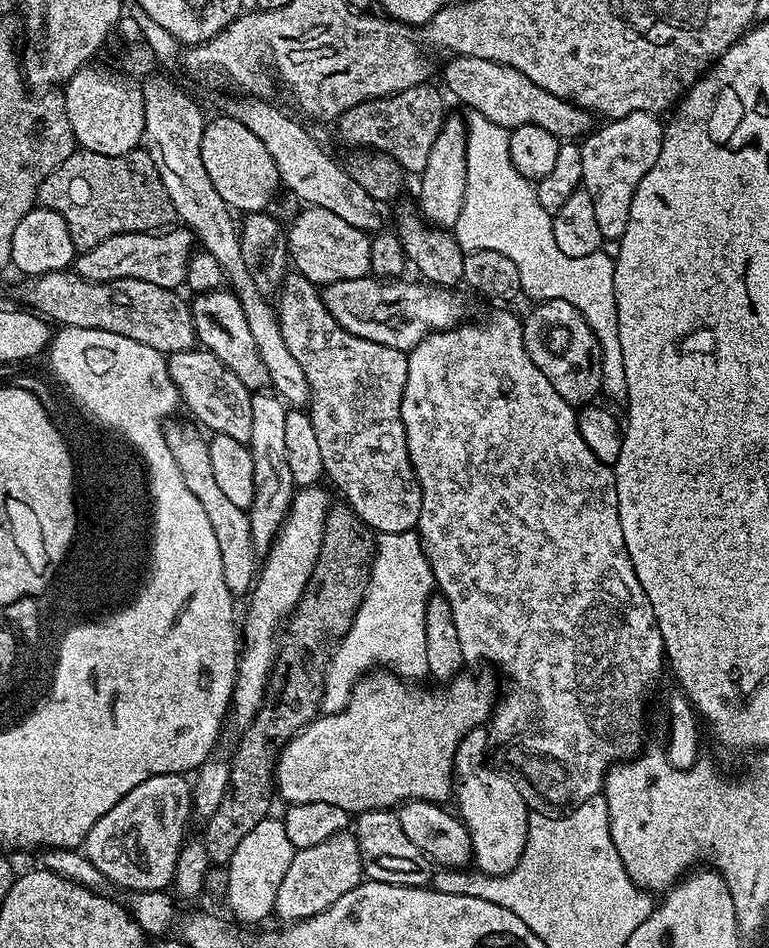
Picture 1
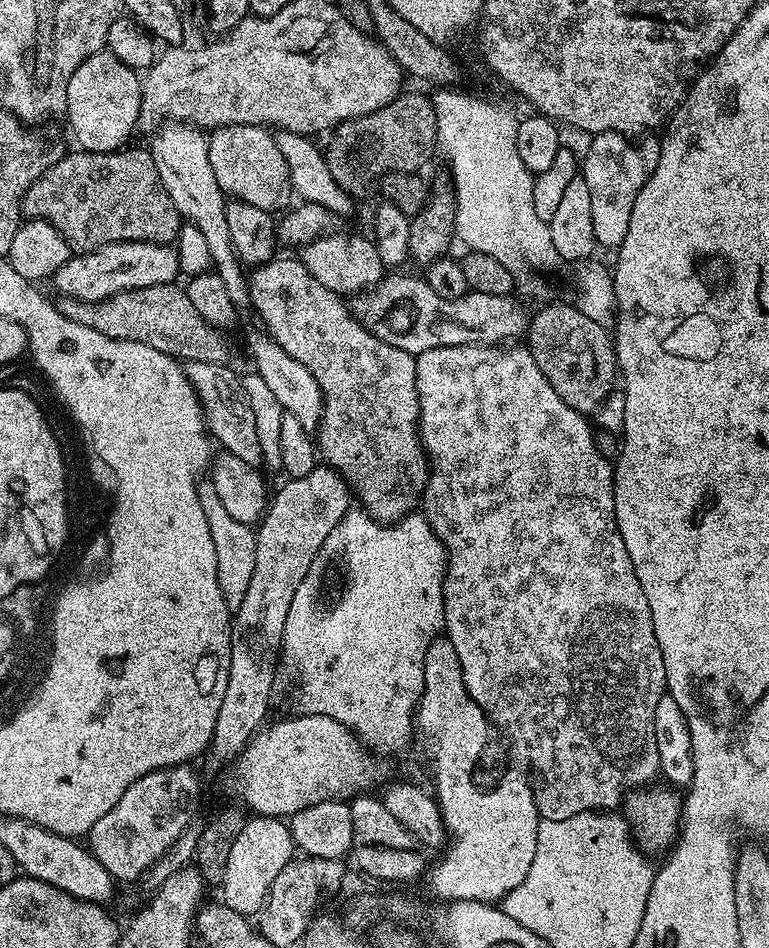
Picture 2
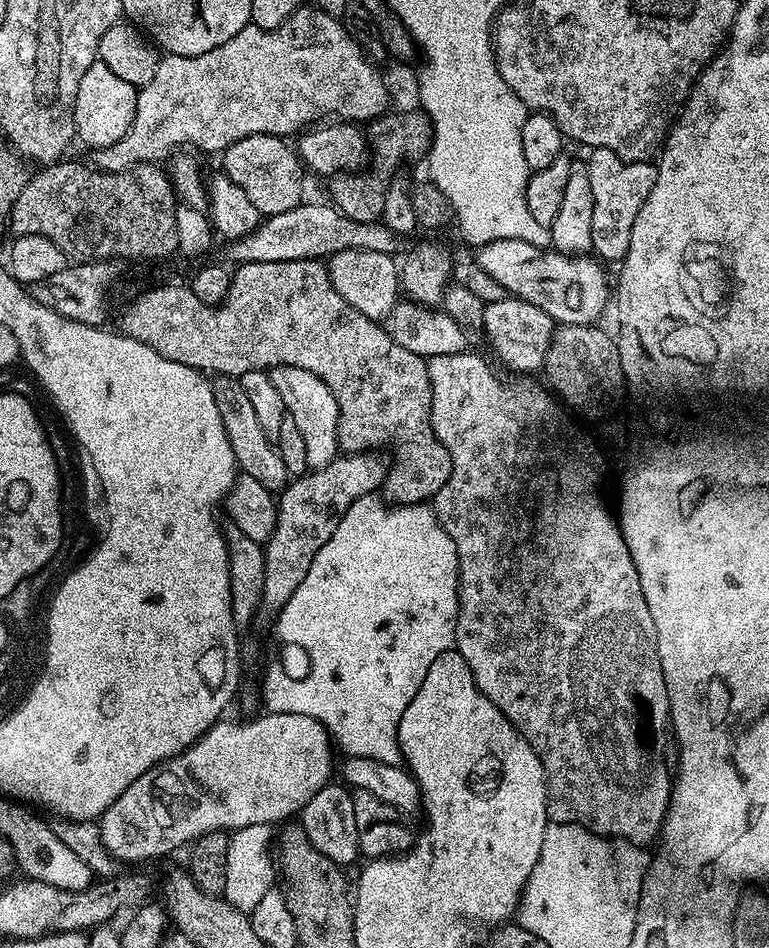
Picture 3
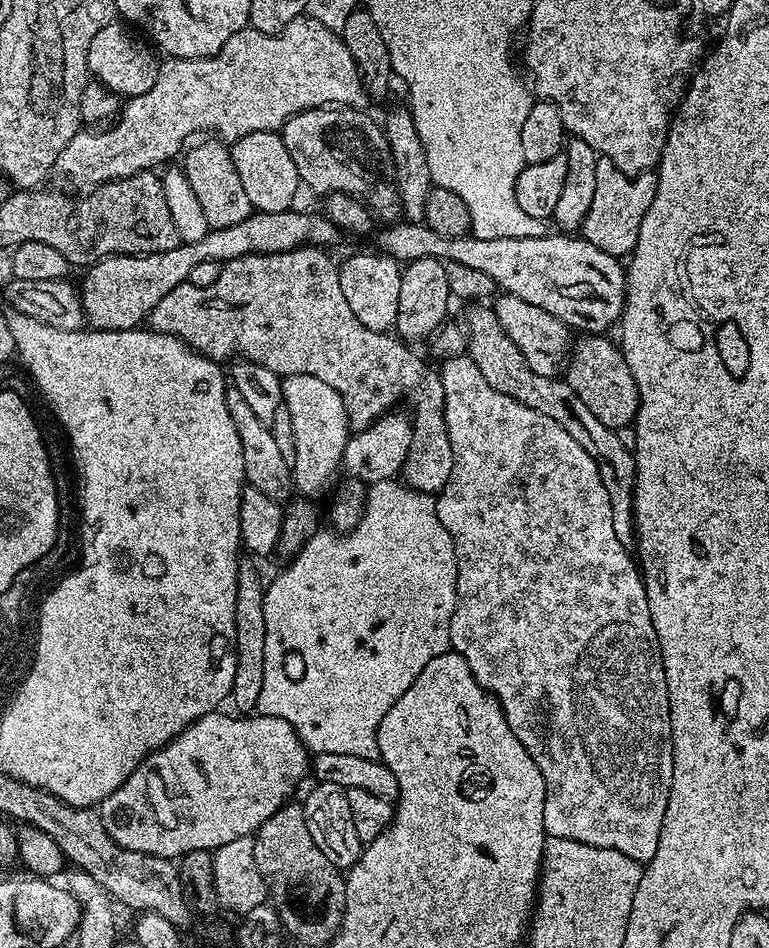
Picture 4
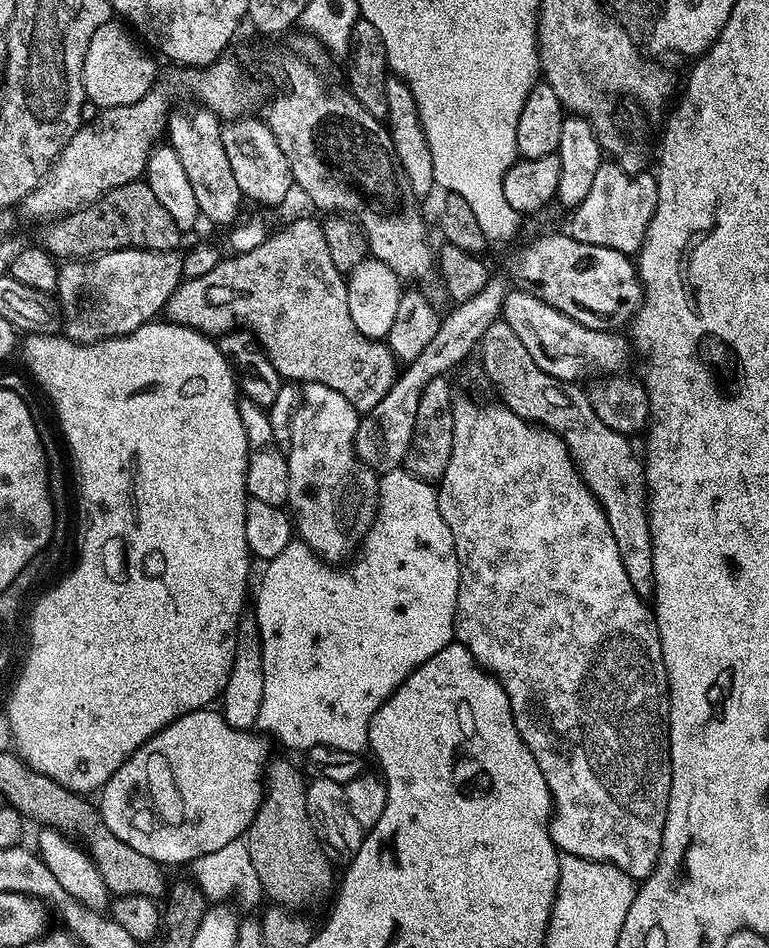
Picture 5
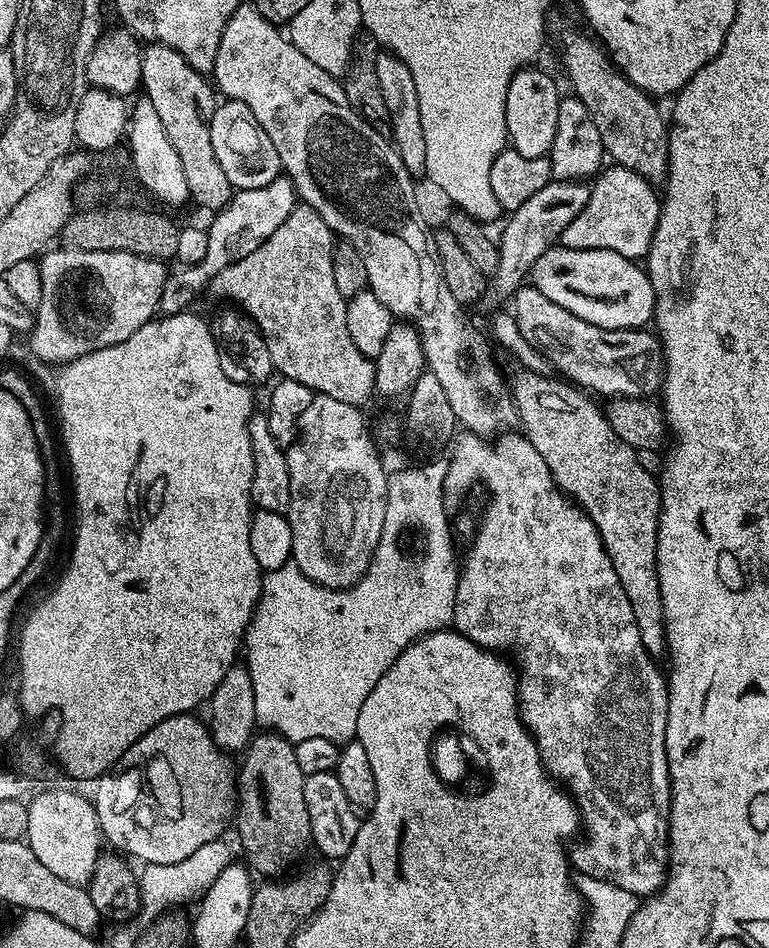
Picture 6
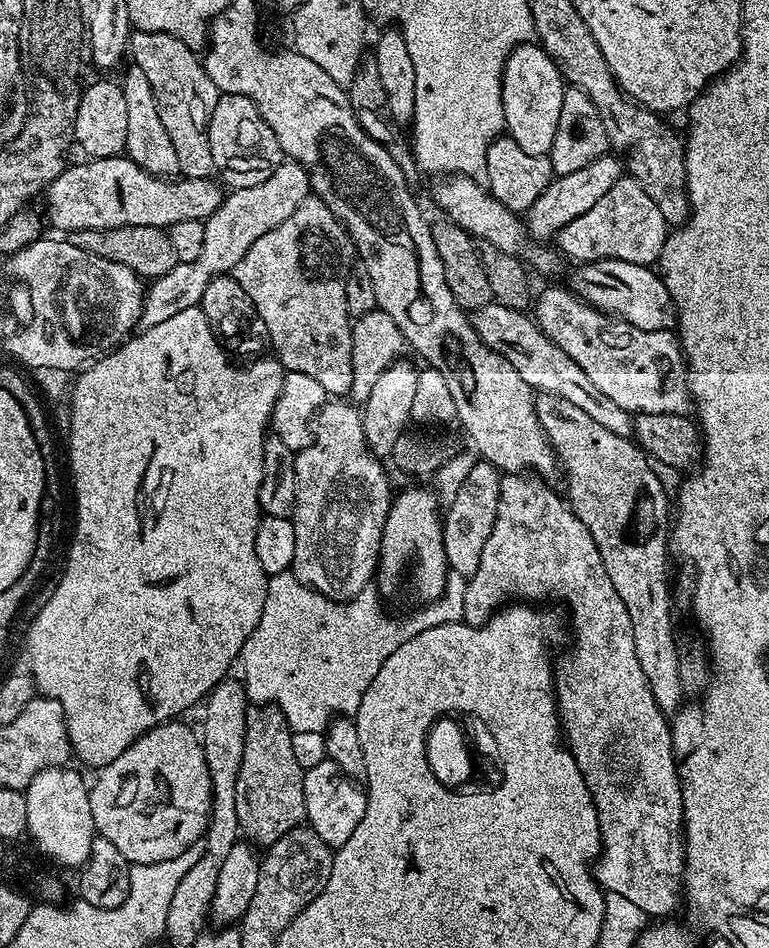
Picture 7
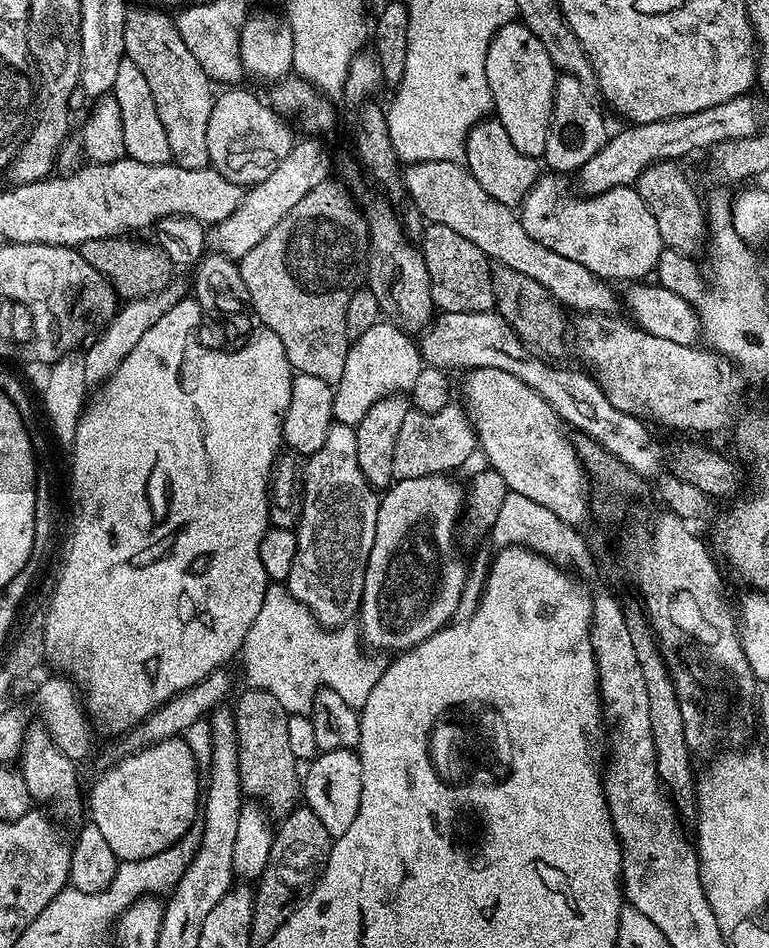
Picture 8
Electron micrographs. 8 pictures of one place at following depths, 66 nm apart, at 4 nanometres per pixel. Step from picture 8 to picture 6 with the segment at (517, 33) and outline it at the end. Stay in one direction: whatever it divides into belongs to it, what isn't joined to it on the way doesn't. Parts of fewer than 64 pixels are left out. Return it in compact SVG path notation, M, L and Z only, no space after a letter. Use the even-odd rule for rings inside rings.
M529 66L521 68L512 76L508 84L506 98L506 126L508 127L508 144L511 151L522 154L522 158L538 158L548 156L552 151L554 132L558 130L558 106L562 99L562 92L556 89L556 84L544 72L539 72L539 67Z

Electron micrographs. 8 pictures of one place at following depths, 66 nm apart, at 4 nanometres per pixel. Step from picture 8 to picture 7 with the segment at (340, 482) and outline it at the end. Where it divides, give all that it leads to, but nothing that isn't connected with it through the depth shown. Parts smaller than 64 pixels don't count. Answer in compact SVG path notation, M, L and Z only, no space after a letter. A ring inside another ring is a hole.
M328 402L321 408L314 421L314 435L312 444L306 446L306 450L296 453L296 505L291 514L292 525L294 526L294 562L291 571L307 588L313 588L318 594L322 594L331 600L347 602L360 592L365 591L373 583L376 566L380 563L380 543L382 542L382 530L388 517L389 507L394 499L394 492L388 489L388 476L384 473L384 468L379 459L372 455L368 449L368 443L362 430L362 418L357 409L352 409L351 403L348 402Z

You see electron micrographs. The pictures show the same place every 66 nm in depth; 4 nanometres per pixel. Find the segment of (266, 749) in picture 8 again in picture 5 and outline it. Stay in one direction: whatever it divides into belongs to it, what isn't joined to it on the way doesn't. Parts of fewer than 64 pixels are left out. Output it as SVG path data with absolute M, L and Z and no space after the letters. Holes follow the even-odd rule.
M275 760L267 765L266 791L246 833L246 843L261 893L279 907L300 908L312 897L333 891L334 864L324 853L310 822L306 780L301 769L297 765L296 769L288 760Z

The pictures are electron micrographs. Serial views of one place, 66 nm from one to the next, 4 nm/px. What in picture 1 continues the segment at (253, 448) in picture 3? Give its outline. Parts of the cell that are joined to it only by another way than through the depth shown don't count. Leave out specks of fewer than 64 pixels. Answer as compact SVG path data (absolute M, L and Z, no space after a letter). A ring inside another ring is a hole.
M203 350L173 352L167 357L170 378L180 395L180 403L192 411L191 419L197 425L209 428L209 433L234 438L234 442L247 444L250 438L250 425L254 410L253 393L235 374L230 374L214 354Z

